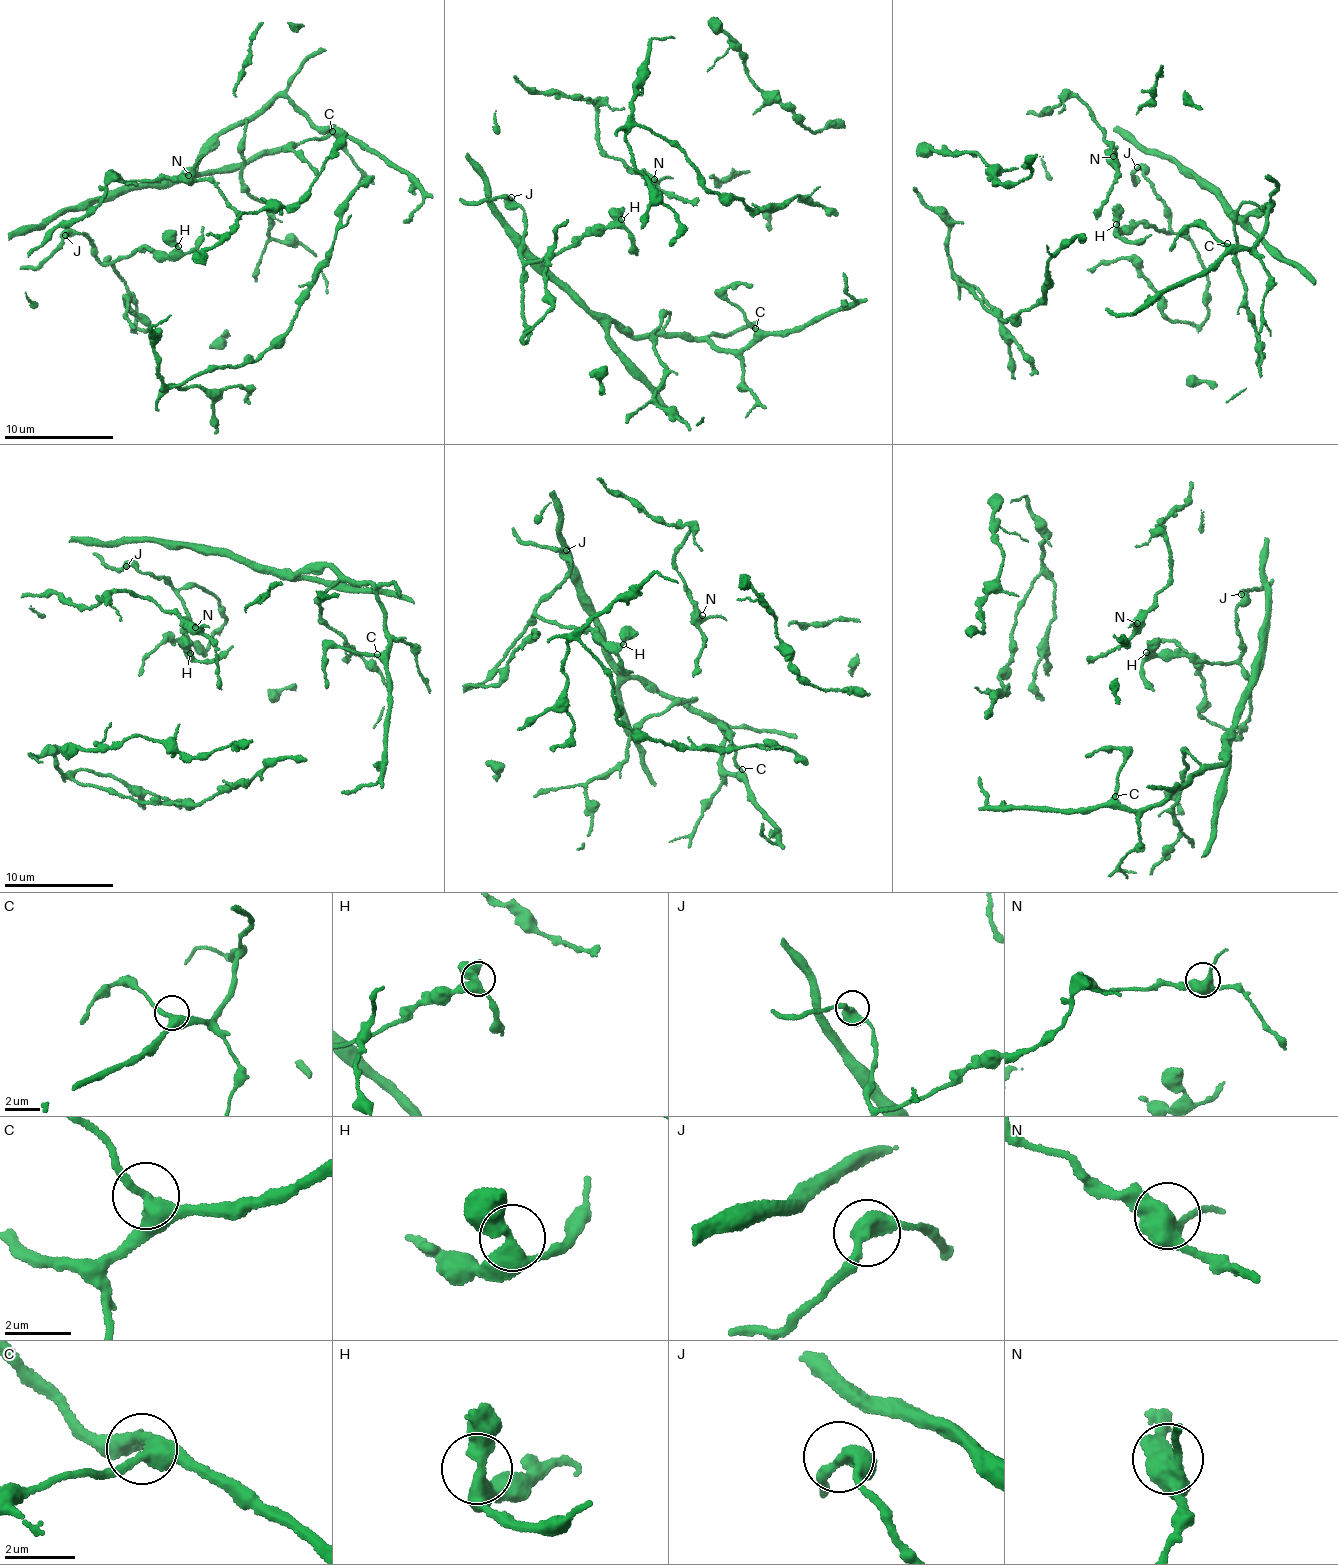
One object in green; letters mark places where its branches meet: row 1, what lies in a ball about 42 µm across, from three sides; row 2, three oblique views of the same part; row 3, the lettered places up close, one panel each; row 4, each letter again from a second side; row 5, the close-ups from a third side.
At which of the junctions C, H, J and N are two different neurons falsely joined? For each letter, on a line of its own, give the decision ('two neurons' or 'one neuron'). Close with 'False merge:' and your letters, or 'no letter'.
C: one neuron
H: one neuron
J: one neuron
N: one neuron
False merge: no letter

